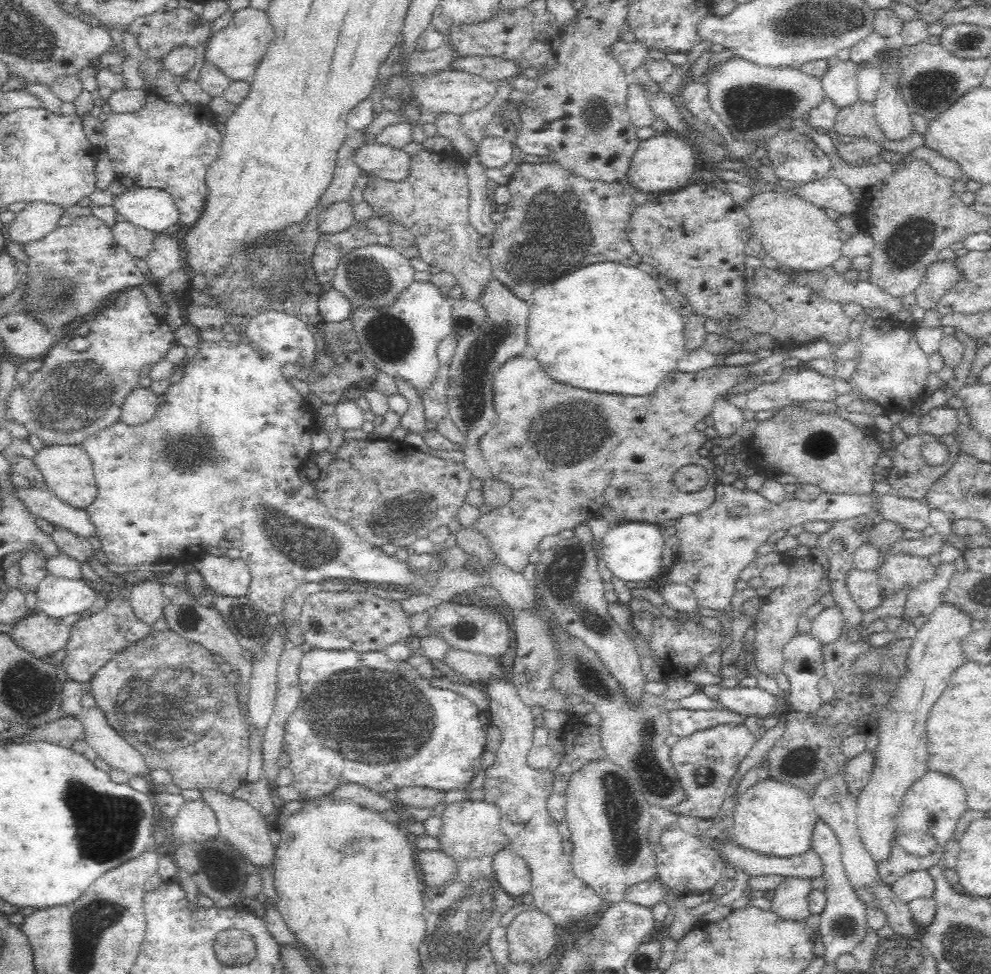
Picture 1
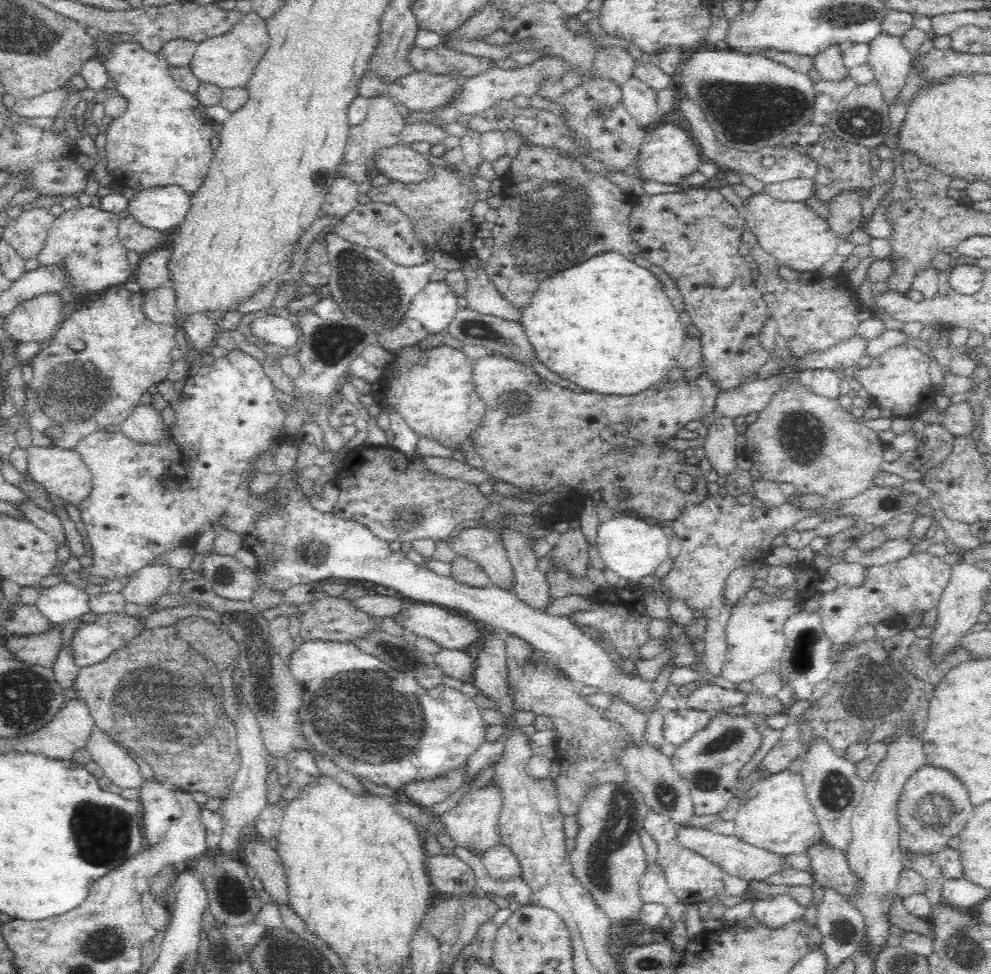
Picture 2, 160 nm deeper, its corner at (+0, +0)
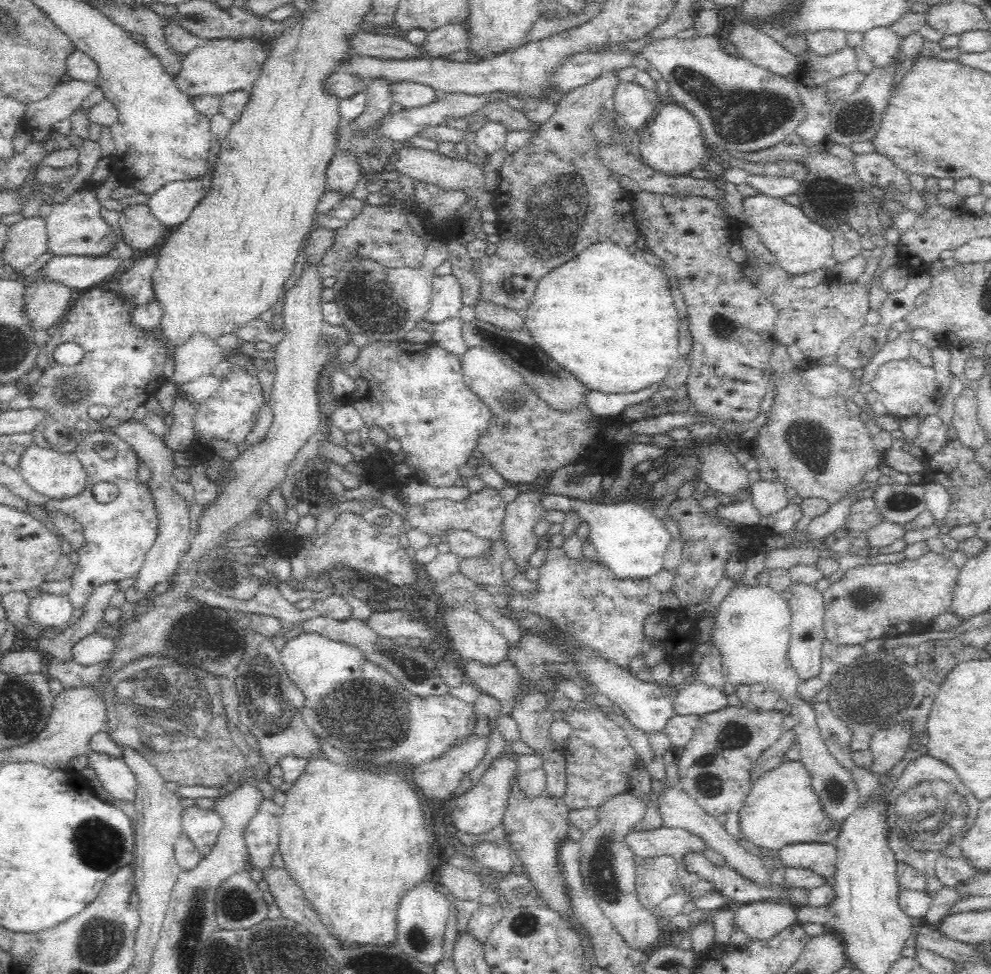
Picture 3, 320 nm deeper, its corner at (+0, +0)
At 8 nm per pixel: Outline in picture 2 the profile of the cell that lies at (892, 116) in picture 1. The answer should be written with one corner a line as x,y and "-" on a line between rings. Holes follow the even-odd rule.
881,32
872,42
869,42
870,54
867,62
874,69
874,76
881,90
884,105
892,106
898,102
902,88
908,80
910,51
904,48
901,37

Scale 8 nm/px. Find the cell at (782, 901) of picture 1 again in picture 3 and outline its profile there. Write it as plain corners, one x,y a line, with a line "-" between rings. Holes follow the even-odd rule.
756,901
736,906
736,928
742,928
747,938
769,939
788,926
797,923
797,907
781,901

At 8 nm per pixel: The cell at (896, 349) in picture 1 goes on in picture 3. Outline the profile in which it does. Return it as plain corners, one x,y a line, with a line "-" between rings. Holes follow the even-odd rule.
911,355
882,364
874,377
870,386
878,393
877,400
886,406
888,415
899,418
916,415
927,402
936,399
938,389
933,368
923,366

